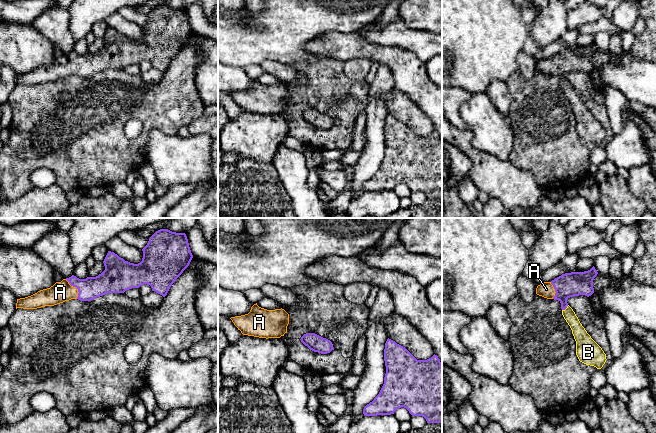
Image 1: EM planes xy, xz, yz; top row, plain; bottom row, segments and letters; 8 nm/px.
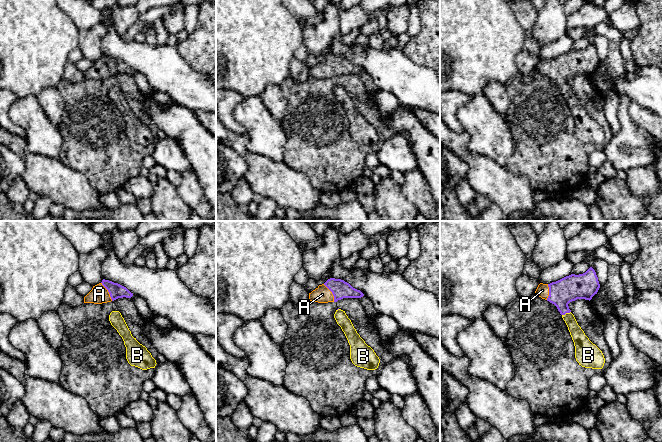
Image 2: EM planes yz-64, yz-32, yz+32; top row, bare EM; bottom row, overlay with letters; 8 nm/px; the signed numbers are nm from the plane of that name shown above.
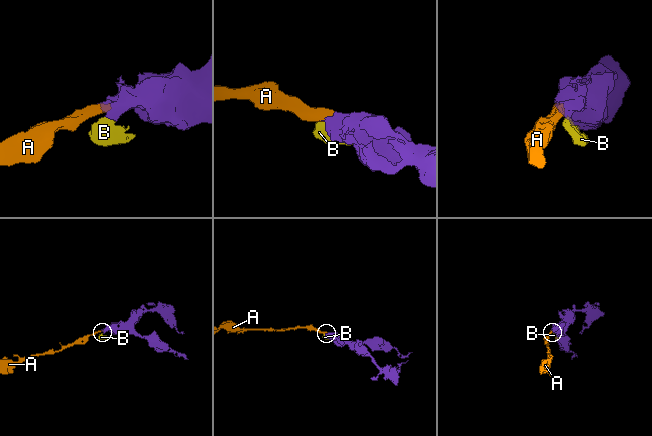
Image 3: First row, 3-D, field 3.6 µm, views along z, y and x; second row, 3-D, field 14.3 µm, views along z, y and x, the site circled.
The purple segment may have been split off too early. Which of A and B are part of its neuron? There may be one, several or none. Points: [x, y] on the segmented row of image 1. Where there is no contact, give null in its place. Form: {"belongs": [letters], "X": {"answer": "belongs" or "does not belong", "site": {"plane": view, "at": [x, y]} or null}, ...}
{"belongs": ["A", "B"], "A": {"answer": "belongs", "site": {"plane": "xy", "at": [76, 287]}}, "B": {"answer": "belongs", "site": {"plane": "yz", "at": [565, 308]}}}

